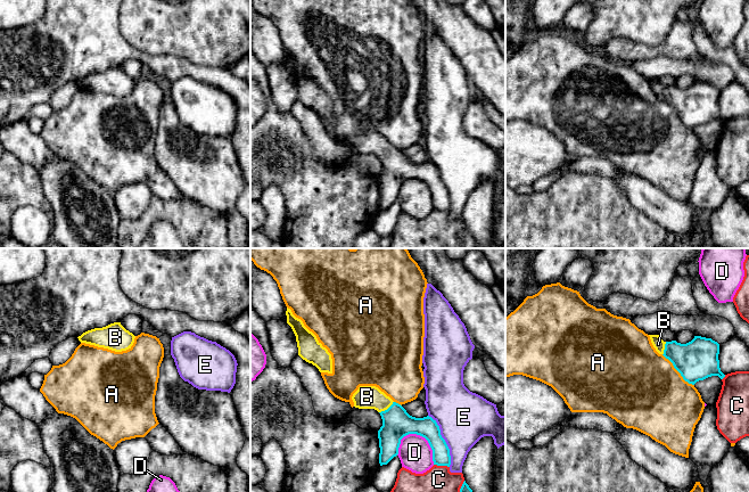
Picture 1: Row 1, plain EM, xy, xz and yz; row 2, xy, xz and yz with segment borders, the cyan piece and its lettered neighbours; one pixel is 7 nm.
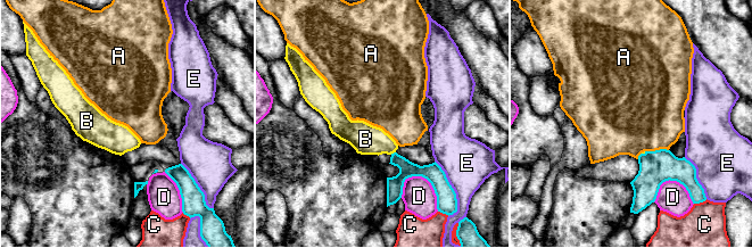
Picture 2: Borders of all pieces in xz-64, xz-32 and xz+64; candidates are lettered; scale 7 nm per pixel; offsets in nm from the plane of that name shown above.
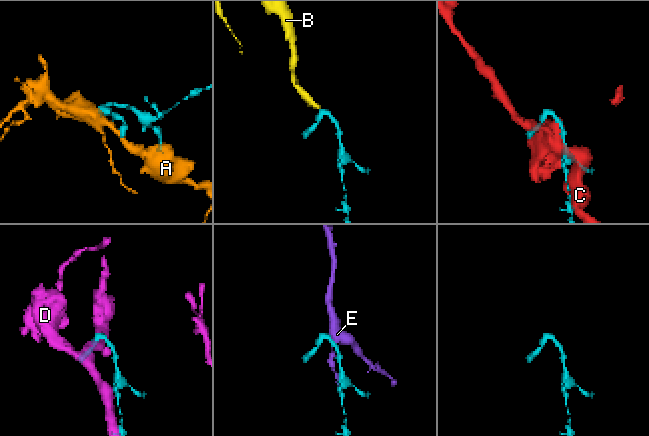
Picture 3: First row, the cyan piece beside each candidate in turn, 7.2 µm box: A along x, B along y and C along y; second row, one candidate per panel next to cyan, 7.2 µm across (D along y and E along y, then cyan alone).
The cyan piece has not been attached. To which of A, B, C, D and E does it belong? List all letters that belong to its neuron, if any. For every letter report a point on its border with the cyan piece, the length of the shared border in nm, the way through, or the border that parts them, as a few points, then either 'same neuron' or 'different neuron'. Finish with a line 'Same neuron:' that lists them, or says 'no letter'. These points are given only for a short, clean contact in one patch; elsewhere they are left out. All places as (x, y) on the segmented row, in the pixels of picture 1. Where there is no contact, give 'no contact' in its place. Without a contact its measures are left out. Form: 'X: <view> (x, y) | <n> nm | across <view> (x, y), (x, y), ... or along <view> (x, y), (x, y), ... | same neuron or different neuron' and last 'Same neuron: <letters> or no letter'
A: yz (677, 370) | 320 nm | different neuron
B: xz (387, 409) | 130 nm | across xz (396, 423), (395, 417), (387, 409), (378, 400), (367, 396) | same neuron
C: xz (442, 465) | 110 nm | different neuron
D: xz (425, 437) | 300 nm | different neuron
E: xz (444, 441) | 400 nm | different neuron
Same neuron: B

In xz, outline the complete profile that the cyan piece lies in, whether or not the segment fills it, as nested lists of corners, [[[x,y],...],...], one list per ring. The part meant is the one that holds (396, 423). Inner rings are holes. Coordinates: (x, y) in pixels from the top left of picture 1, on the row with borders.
[[[360,386],[353,394],[354,407],[359,409],[374,409],[382,419],[382,426],[378,430],[379,464],[387,465],[398,454],[401,440],[409,434],[425,437],[431,450],[433,461],[437,466],[451,465],[450,449],[441,435],[436,420],[427,416],[415,418],[376,386]]]

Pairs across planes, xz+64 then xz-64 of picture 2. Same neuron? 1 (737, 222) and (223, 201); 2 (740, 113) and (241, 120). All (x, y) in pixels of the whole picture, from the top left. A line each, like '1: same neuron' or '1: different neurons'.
1: same neuron
2: different neurons

